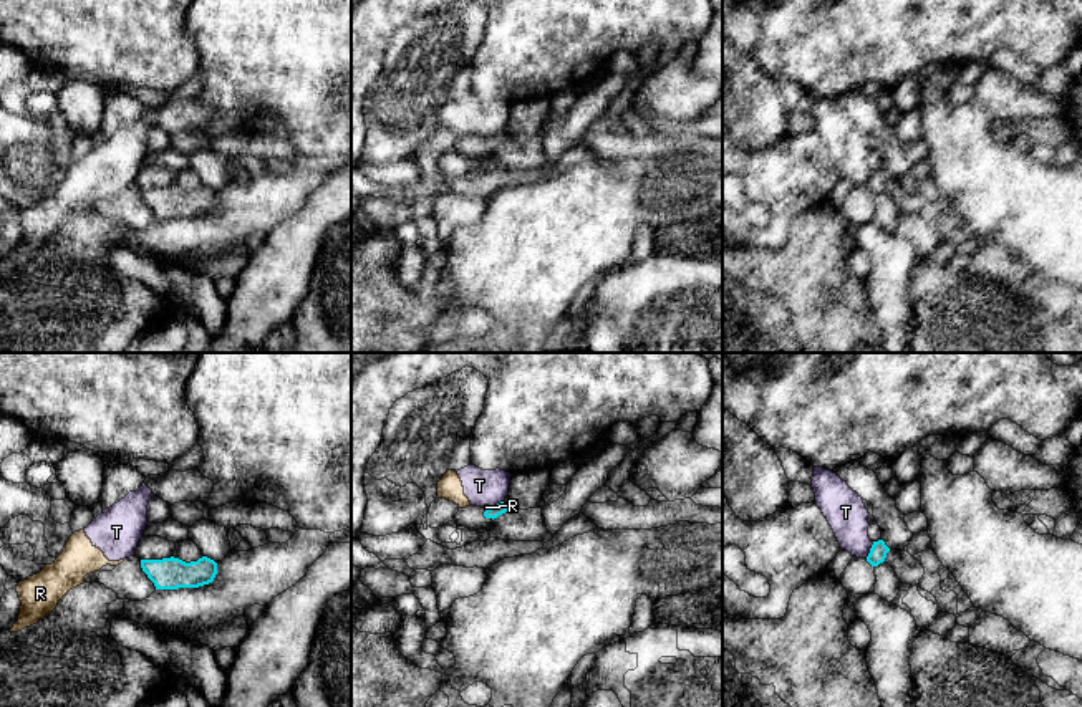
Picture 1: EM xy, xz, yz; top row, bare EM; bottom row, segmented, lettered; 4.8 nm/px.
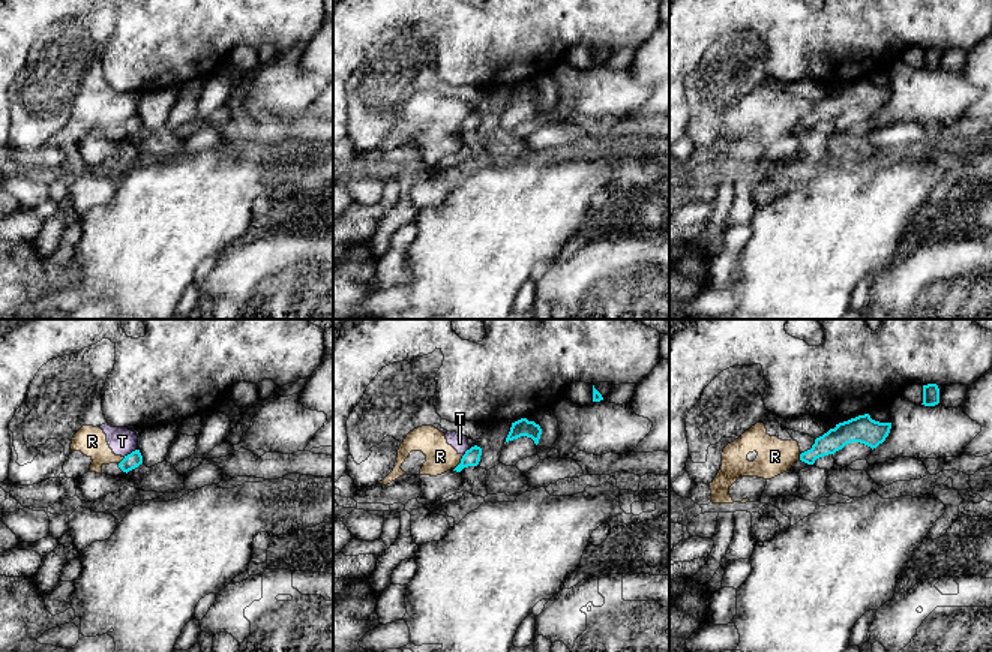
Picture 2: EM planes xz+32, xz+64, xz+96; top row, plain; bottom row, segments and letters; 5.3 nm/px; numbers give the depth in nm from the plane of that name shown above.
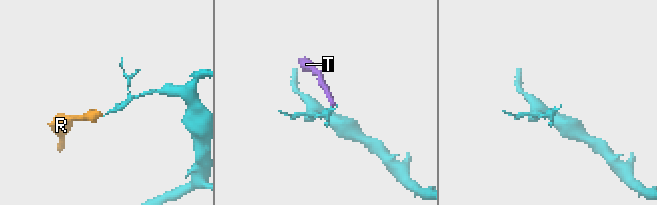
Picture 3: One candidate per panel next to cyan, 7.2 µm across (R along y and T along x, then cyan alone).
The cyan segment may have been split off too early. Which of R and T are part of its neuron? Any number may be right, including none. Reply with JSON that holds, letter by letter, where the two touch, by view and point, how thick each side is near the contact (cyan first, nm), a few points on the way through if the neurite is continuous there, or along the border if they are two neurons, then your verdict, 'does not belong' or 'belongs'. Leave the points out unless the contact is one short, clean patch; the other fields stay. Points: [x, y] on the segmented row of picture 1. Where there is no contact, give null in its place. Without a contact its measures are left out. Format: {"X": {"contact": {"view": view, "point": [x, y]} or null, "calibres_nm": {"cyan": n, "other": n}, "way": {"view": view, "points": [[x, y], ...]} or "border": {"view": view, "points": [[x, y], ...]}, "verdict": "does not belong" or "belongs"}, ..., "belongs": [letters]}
{"R": {"contact": {"view": "xz", "point": [487, 509]}, "calibres_nm": {"cyan": 60, "other": 20}, "border": {"view": "xz", "points": [[491, 507], [486, 510]]}, "verdict": "does not belong"}, "T": {"contact": {"view": "yz", "point": [870, 550]}, "calibres_nm": {"cyan": 90, "other": 200}, "border": {"view": "yz", "points": [[874, 542], [865, 557]]}, "verdict": "does not belong"}, "belongs": []}

